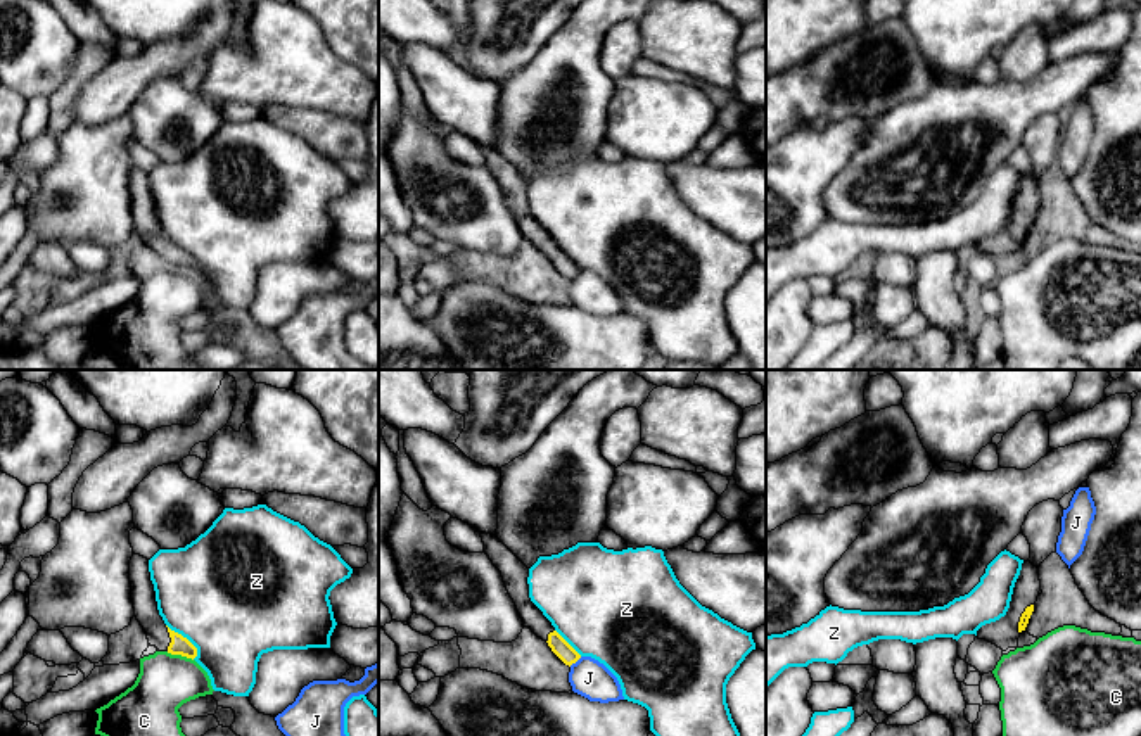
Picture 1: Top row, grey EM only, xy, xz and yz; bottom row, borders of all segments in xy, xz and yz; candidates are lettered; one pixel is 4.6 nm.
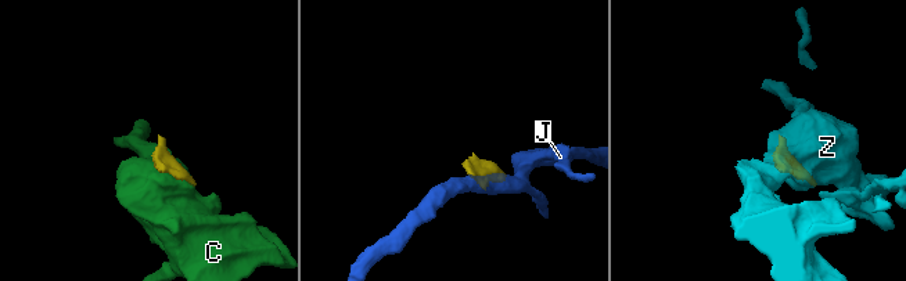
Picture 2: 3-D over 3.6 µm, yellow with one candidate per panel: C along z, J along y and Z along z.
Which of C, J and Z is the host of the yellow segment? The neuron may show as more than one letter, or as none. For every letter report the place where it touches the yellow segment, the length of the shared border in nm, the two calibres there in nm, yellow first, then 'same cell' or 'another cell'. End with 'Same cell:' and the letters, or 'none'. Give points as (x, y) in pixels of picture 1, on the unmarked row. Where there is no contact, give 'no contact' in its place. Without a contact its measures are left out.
C: contact xy (180, 266); length 130 nm; calibres 90 and 260 nm; another cell
J: contact xz (574, 275); length 80 nm; calibres 80 and 180 nm; another cell
Z: contact xy (187, 253); length 220 nm; calibres 90 and 500 nm; another cell
Same cell: none

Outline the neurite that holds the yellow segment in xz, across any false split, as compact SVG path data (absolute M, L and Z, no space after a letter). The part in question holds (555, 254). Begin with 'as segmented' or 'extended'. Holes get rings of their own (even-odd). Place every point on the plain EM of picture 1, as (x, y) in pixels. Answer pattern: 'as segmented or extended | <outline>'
extended | M481 145L481 150L484 166L501 185L505 200L517 219L524 240L529 240L538 251L546 254L565 278L576 276L581 268L555 244L551 235L529 211L529 181L496 149Z

